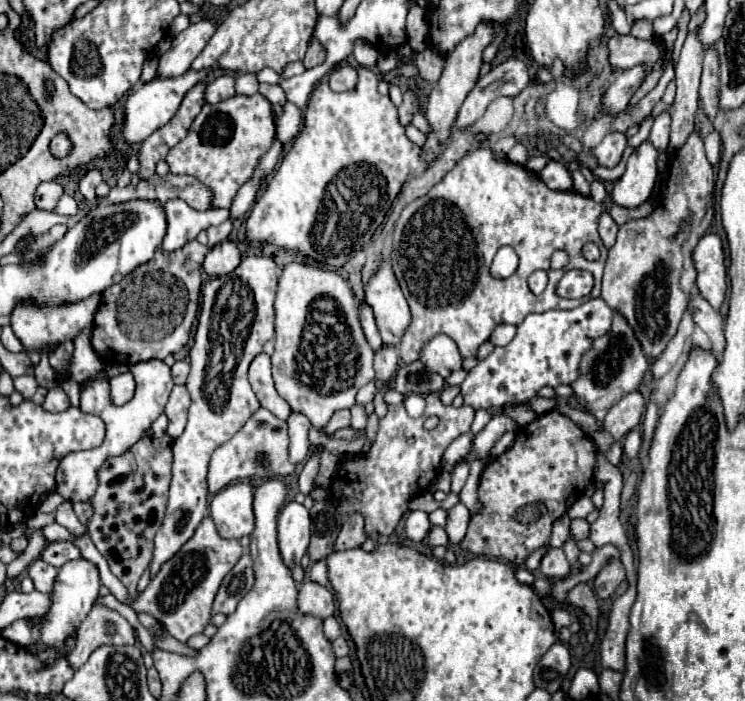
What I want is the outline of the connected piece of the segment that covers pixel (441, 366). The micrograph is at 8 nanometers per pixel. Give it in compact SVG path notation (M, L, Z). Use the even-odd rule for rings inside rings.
M434 335L430 341L424 343L420 351L420 363L442 377L448 377L452 371L460 369L462 357L458 355L456 343L448 335Z

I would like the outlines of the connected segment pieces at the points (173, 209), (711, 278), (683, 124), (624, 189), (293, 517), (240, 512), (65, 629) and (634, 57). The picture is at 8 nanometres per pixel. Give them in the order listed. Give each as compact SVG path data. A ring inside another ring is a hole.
M182 199L166 201L164 205L166 213L166 235L162 241L164 251L178 251L188 241L196 239L202 229L208 229L212 225L220 225L228 219L228 211L194 211L188 203L182 203Z
M716 233L704 235L692 251L696 269L696 287L700 295L714 307L720 309L726 297L726 265L722 241Z
M698 29L688 33L676 65L676 99L672 105L670 149L680 149L694 131L694 113L698 109L698 85L702 73L704 47L698 41Z
M644 141L634 149L634 153L628 157L626 173L616 181L612 191L612 201L616 205L638 207L650 197L658 175L658 155L660 151L650 141Z
M296 501L282 507L278 515L278 545L282 561L288 569L300 563L310 541L310 515L308 509Z
M242 481L232 483L214 495L210 503L210 517L216 523L220 537L240 539L254 531L252 501L252 485Z
M82 557L74 559L58 569L54 589L50 593L50 609L36 619L40 623L40 643L44 645L44 649L38 649L36 645L26 645L26 649L42 663L42 667L52 667L62 657L62 647L66 639L78 631L80 623L90 613L94 601L98 599L98 589L100 589L98 569L86 559Z
M620 35L608 39L608 61L616 71L626 71L636 65L644 65L646 73L650 73L658 59L660 59L658 37L650 41L642 41L632 35Z

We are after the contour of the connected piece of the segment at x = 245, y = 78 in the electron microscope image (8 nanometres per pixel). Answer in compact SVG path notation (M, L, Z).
M240 73L236 77L236 93L238 95L254 95L258 93L258 79L252 73Z

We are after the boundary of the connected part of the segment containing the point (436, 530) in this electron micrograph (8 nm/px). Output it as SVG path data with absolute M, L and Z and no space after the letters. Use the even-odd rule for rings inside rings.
M432 527L428 533L428 545L438 547L438 545L448 545L448 535L442 527Z

